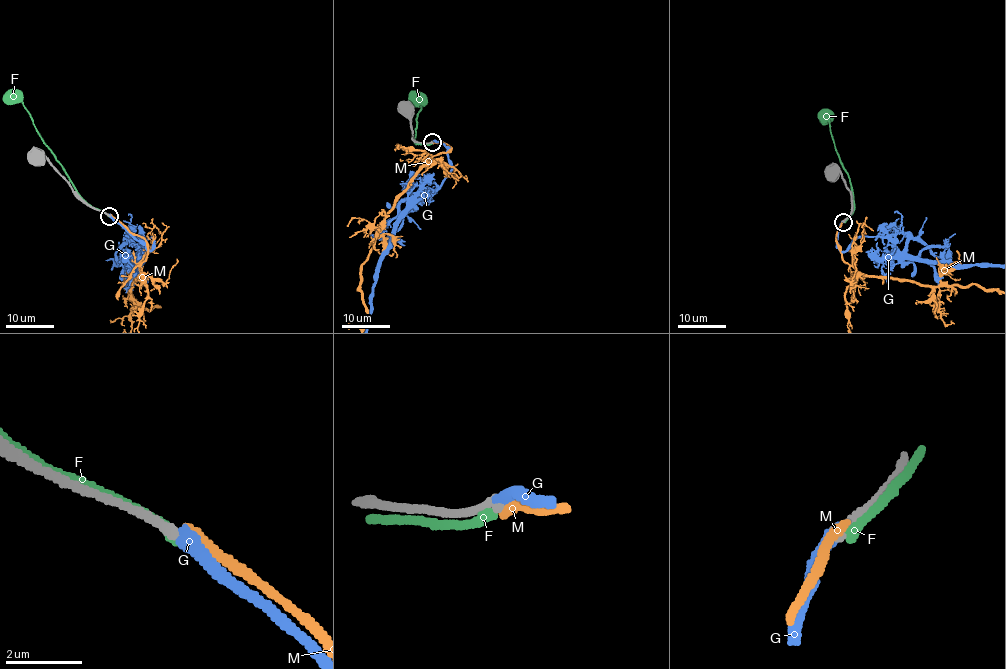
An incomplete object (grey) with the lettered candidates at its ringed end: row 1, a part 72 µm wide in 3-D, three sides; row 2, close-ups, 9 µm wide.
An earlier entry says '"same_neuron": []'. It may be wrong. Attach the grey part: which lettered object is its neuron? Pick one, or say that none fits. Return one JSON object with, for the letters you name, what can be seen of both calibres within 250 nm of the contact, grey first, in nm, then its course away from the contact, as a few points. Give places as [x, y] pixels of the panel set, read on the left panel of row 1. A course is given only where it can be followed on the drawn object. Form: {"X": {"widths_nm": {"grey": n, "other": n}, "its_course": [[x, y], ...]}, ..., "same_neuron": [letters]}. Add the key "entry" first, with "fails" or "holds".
{"entry": "holds", "same_neuron": []}

